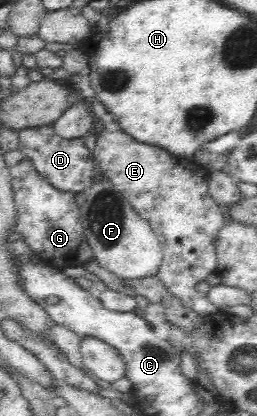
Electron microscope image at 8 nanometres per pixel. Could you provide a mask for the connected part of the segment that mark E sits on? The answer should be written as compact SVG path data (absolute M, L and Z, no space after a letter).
M105 129L97 134L96 146L92 154L96 170L104 172L114 188L133 206L141 218L145 218L149 222L153 233L156 233L160 239L162 262L156 276L165 284L169 294L177 297L185 308L197 313L202 318L219 311L207 301L205 293L195 290L195 285L199 281L205 281L215 271L217 233L227 221L219 209L219 204L207 194L208 174L201 175L195 171L195 175L193 175L191 171L182 167L180 156L174 156L157 146L135 141L129 134L121 130L109 132Z

